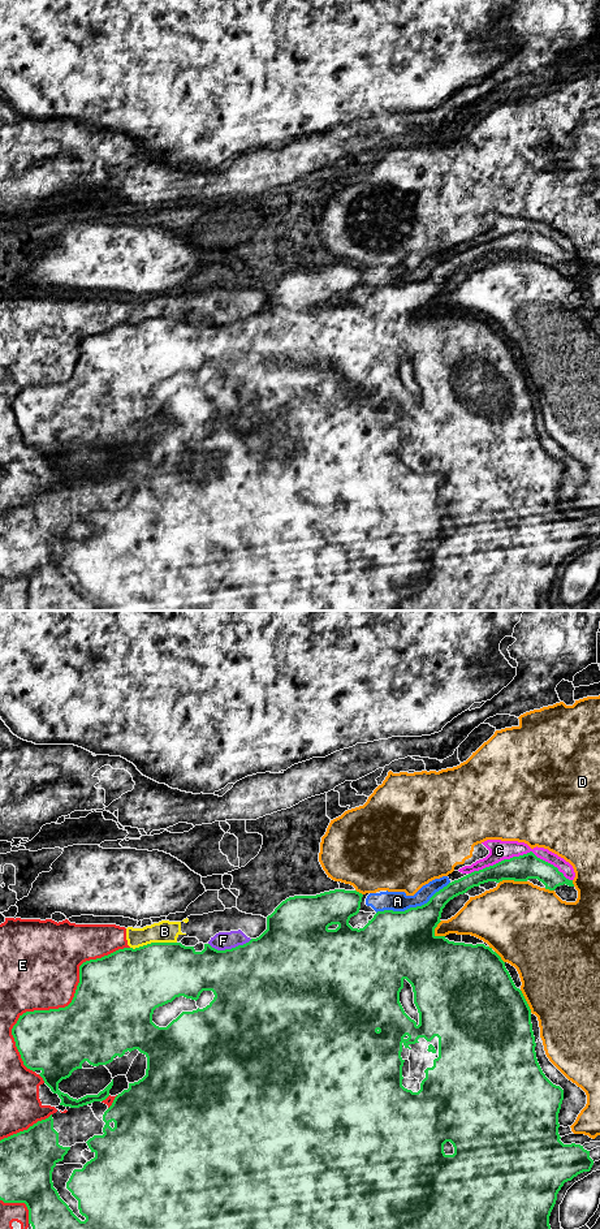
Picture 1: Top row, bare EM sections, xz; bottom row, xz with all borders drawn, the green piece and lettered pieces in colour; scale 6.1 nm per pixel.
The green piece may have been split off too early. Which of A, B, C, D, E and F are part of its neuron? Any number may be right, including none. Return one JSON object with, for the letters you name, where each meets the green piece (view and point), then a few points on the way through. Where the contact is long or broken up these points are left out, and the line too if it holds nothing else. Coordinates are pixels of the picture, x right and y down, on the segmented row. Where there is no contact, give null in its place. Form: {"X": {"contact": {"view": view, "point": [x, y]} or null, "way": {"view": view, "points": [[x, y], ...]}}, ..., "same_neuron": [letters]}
{"same_neuron": []}

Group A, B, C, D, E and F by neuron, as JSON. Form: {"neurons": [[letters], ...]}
{"neurons": [["A", "B", "C", "E", "F"], ["D"]]}

